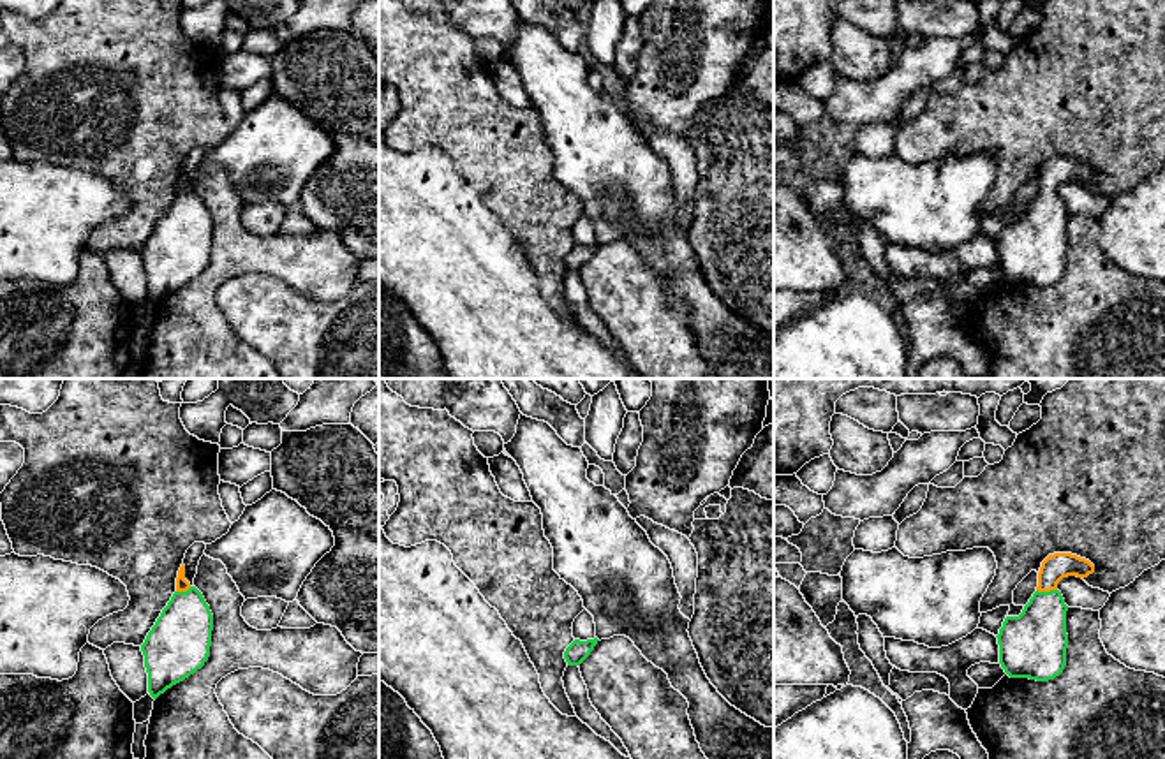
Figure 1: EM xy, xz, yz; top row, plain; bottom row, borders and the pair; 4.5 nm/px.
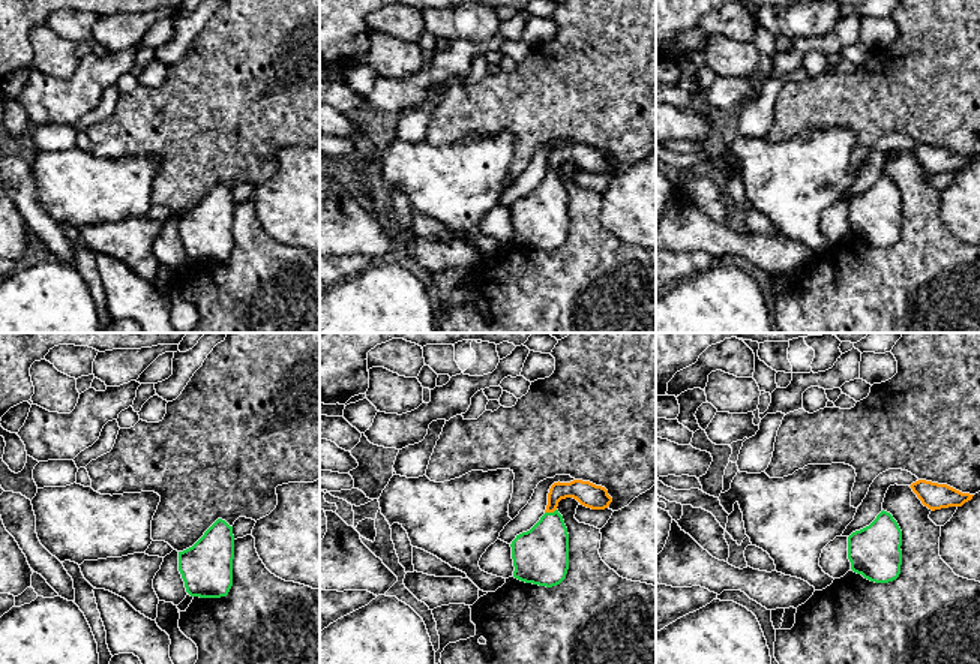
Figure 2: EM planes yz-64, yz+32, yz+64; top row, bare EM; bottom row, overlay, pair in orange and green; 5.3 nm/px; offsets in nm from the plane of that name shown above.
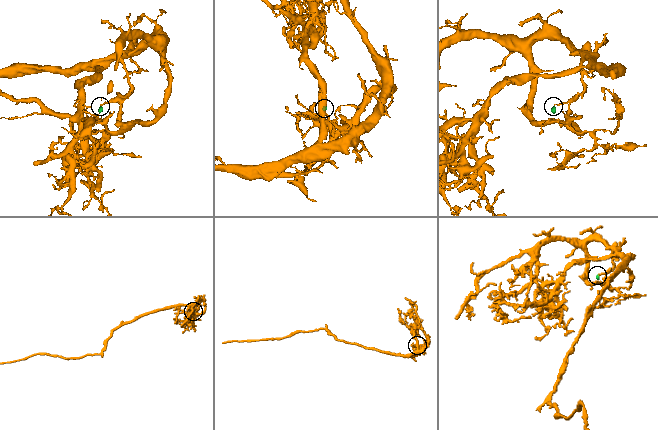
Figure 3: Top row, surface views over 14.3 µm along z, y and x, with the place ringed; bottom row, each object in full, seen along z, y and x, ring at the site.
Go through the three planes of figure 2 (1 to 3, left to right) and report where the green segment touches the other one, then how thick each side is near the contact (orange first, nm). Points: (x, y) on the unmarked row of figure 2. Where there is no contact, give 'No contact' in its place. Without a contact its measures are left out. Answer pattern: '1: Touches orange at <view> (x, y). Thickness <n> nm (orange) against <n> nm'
1: No contact
2: Touches orange at yz+32 (550, 176). Thickness 130 nm (orange) against 300 nm
3: No contact

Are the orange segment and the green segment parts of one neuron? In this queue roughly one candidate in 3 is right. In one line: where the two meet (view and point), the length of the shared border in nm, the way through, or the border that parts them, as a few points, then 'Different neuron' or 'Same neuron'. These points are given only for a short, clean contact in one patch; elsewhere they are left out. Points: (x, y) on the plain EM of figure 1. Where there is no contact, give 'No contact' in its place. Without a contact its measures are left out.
Touches orange at yz (1047, 196). Shared border 100 nm. Path across: yz (1054, 173), (1047, 184), (1047, 196), (1046, 221), (1033, 249). Same neuron

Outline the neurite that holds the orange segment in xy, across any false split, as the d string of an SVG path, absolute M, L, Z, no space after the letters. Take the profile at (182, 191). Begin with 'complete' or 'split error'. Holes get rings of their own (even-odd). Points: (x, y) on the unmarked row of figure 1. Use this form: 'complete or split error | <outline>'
split error | M182 169L176 197L141 250L148 298L153 305L204 271L210 262L211 236L210 211L185 185Z

